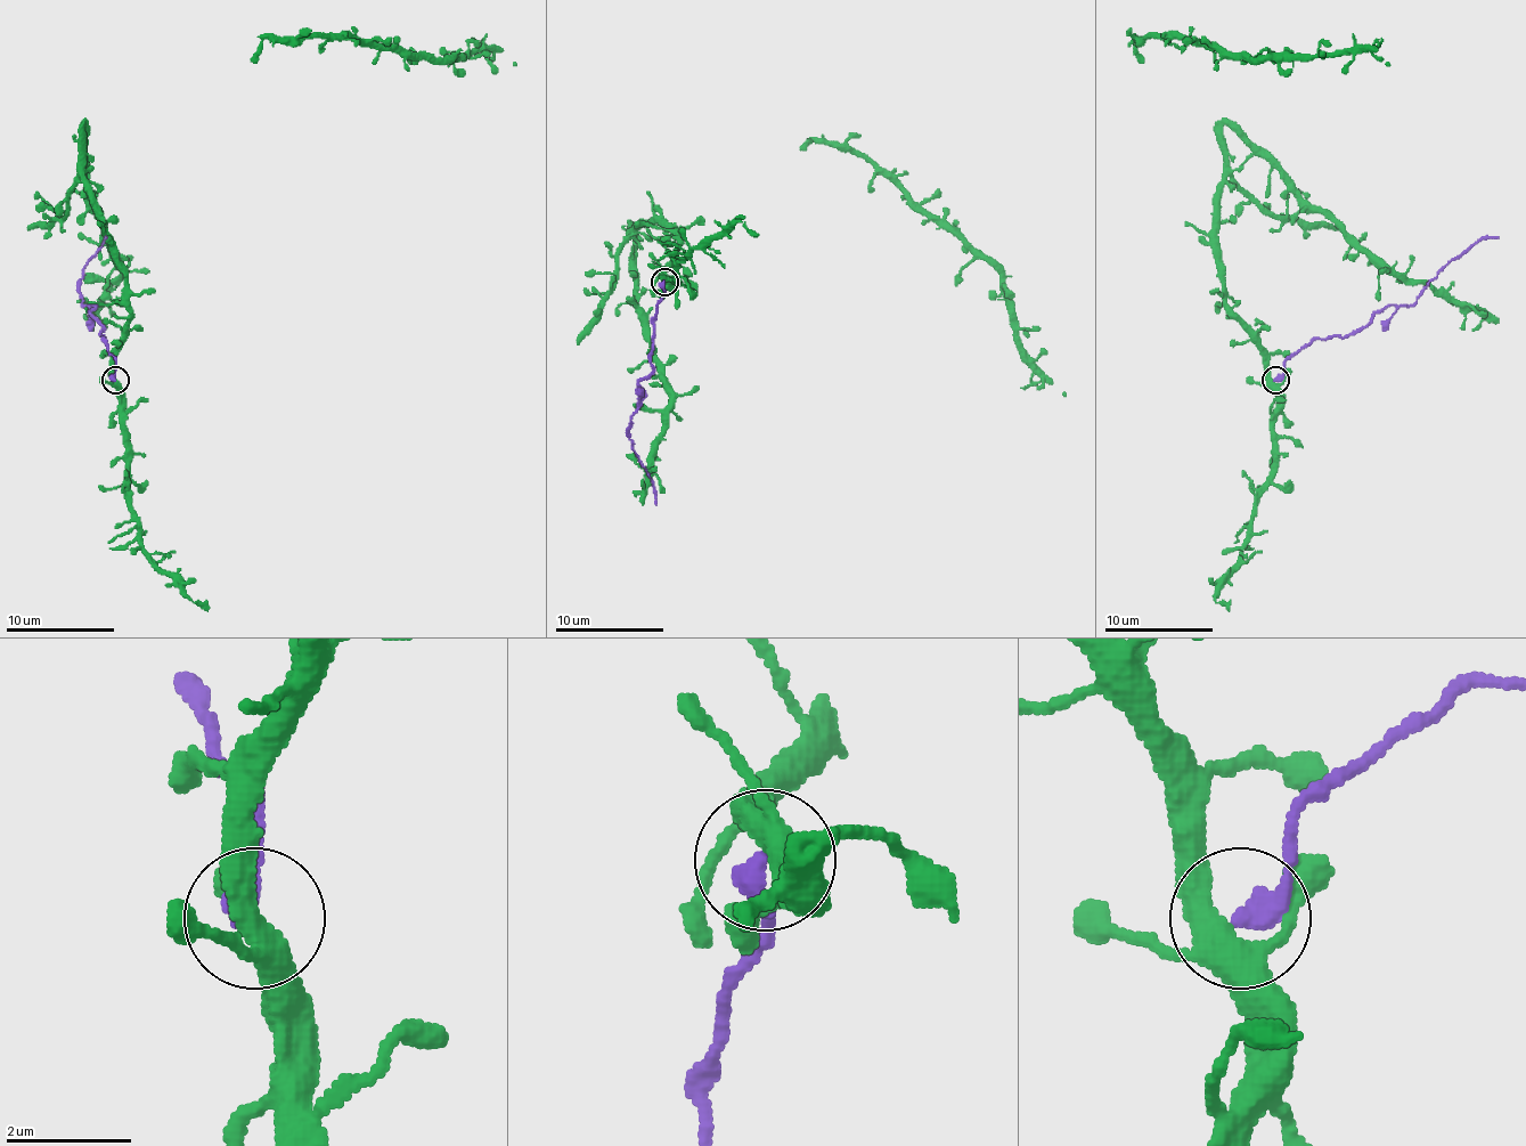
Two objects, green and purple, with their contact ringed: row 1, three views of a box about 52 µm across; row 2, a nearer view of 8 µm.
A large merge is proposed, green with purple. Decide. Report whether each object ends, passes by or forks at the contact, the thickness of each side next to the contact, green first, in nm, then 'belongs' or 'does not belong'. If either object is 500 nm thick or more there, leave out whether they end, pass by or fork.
green forks there; purple ends there; 400 nm thick on the green side, 380 nm on the other; does not belong

